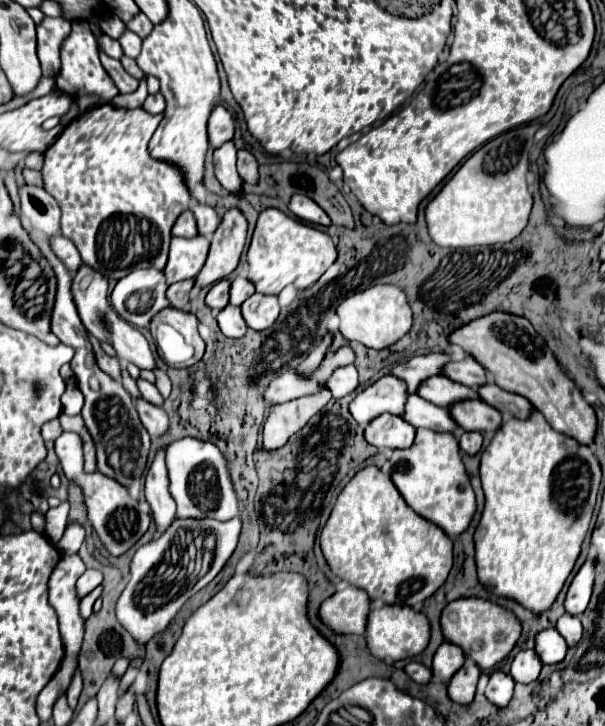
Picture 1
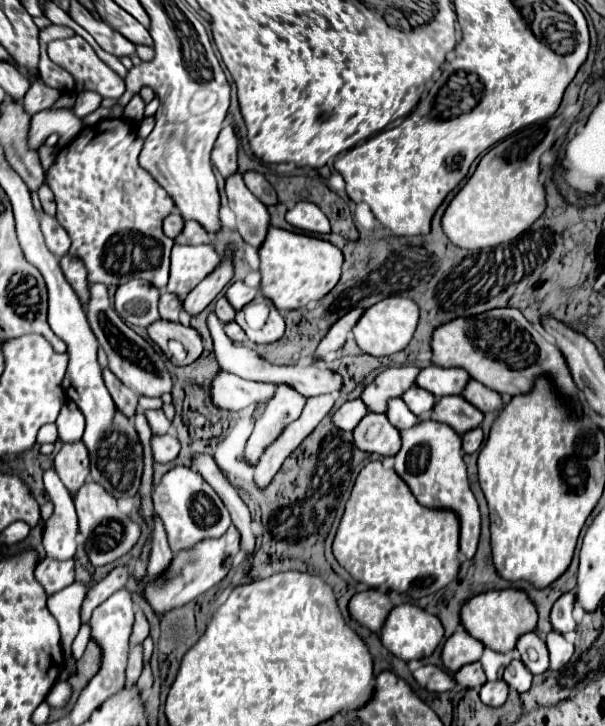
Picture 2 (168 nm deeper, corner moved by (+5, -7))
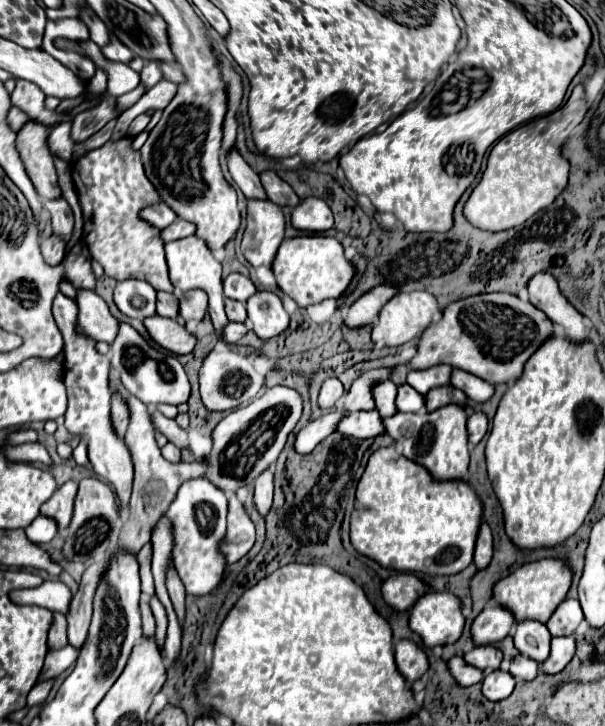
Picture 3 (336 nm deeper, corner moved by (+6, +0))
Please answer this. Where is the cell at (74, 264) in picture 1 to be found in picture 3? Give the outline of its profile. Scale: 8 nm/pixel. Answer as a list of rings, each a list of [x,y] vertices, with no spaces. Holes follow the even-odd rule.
[[[78,291],[78,321],[76,331],[94,341],[106,341],[112,345],[116,339],[118,321],[110,315],[108,305],[94,291]]]

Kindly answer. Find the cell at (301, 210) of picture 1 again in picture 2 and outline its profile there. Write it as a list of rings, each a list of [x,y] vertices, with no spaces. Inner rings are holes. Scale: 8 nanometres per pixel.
[[[297,202],[289,212],[287,212],[287,222],[295,228],[301,228],[305,232],[317,232],[317,234],[327,234],[329,232],[329,220],[327,216],[313,204],[313,202]]]

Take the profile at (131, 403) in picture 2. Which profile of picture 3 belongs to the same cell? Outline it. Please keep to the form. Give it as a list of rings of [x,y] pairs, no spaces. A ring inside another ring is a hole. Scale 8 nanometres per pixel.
[[[120,395],[112,397],[110,417],[112,417],[112,429],[114,429],[114,433],[122,439],[124,433],[126,433],[126,427],[128,427],[128,407],[126,407],[126,403],[124,403],[124,399]]]

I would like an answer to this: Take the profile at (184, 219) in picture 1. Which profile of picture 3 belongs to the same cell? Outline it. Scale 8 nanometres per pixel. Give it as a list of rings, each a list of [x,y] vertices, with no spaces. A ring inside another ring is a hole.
[[[156,203],[156,205],[148,205],[140,211],[140,219],[144,219],[146,223],[150,223],[156,229],[164,229],[170,223],[174,223],[176,213],[166,205],[166,203]]]

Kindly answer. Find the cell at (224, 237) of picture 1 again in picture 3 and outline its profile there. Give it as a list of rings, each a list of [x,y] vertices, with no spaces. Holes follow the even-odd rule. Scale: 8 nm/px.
[[[186,291],[180,295],[180,317],[184,321],[202,321],[202,317],[206,315],[206,305],[208,305],[208,297],[200,291]]]

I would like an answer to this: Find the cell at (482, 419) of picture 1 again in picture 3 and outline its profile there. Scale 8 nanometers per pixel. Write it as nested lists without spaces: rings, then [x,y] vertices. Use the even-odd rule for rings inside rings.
[[[444,385],[444,387],[432,389],[432,391],[424,397],[424,401],[426,401],[426,409],[428,409],[428,411],[434,411],[434,409],[440,409],[440,407],[450,405],[450,403],[464,405],[464,403],[466,403],[466,395],[464,395],[460,389],[452,387],[452,385]]]

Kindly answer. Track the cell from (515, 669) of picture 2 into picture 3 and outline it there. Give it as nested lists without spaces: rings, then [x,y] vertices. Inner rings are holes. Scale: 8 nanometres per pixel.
[[[516,655],[510,661],[510,673],[514,679],[518,681],[532,681],[538,675],[538,663],[532,661],[530,657],[524,655]]]

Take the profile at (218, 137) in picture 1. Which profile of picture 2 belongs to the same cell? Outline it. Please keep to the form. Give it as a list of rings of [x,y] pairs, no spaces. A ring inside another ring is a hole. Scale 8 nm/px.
[[[225,124],[217,136],[211,152],[211,162],[223,176],[237,172],[237,138],[229,124]]]

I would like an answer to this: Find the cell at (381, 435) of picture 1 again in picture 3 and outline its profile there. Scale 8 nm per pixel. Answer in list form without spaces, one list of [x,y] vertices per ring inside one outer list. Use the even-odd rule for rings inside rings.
[[[374,409],[374,411],[358,411],[358,413],[344,415],[338,421],[336,431],[356,439],[368,439],[368,437],[380,435],[384,431],[384,425],[382,425],[380,413],[376,413]]]

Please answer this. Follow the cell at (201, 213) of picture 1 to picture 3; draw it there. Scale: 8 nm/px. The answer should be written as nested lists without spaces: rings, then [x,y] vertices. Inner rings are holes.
[[[176,219],[172,225],[168,225],[160,231],[160,239],[164,239],[164,243],[168,243],[168,241],[190,237],[190,235],[194,235],[194,231],[196,231],[196,225],[182,221],[182,219]]]

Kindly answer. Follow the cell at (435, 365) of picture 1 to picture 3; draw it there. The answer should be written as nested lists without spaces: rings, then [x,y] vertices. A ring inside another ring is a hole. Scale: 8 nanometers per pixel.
[[[374,369],[374,371],[366,371],[364,375],[360,375],[350,391],[344,397],[344,411],[352,413],[352,411],[370,411],[374,409],[374,399],[370,393],[370,387],[382,379],[386,379],[390,375],[390,369]]]

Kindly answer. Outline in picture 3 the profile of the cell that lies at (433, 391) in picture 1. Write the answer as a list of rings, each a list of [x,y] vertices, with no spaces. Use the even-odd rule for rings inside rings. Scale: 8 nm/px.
[[[402,385],[402,387],[398,387],[396,409],[408,411],[408,413],[418,413],[424,409],[424,397],[418,391],[414,391],[410,385]]]

